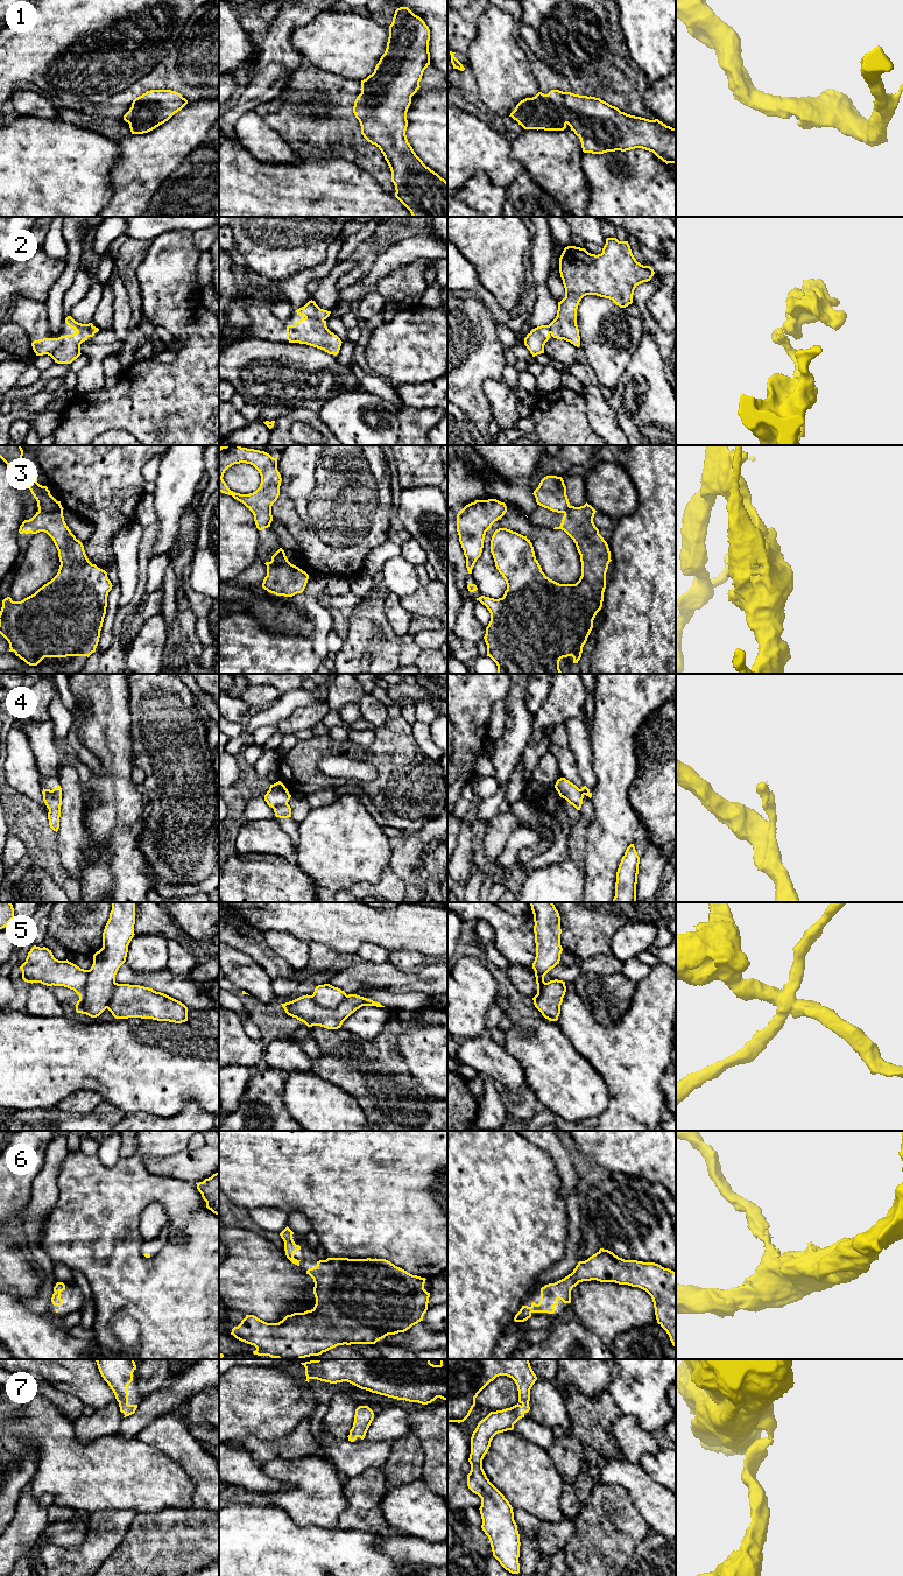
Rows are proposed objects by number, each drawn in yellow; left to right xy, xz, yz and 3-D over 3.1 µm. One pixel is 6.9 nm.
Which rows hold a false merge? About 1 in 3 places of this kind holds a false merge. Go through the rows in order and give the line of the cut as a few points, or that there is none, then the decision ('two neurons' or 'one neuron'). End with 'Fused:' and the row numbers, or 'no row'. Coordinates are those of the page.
1: cut none; one neuron
2: cut none; one neuron
3: cut xy (61, 506), (51, 511), (39, 511); two neurons
4: cut xy (46, 789), (61, 799); two neurons
5: cut xz (347, 996), (334, 1007), (322, 1007), (311, 998); two neurons
6: cut none; one neuron
7: cut none; one neuron
Fused: 3, 4, 5

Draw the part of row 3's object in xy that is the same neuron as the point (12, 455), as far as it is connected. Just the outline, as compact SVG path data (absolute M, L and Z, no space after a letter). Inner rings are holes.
M0 445L0 458L14 473L20 474L27 480L29 490L37 501L38 511L57 511L62 507L61 501L57 501L50 494L47 486L42 486L37 483L38 474L24 465L22 456L23 450L21 445Z

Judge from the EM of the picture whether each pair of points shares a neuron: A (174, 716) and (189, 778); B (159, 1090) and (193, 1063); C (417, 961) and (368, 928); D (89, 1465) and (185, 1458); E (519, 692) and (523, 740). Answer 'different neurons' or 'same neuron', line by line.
A: same neuron
B: same neuron
C: different neurons
D: different neurons
E: same neuron

